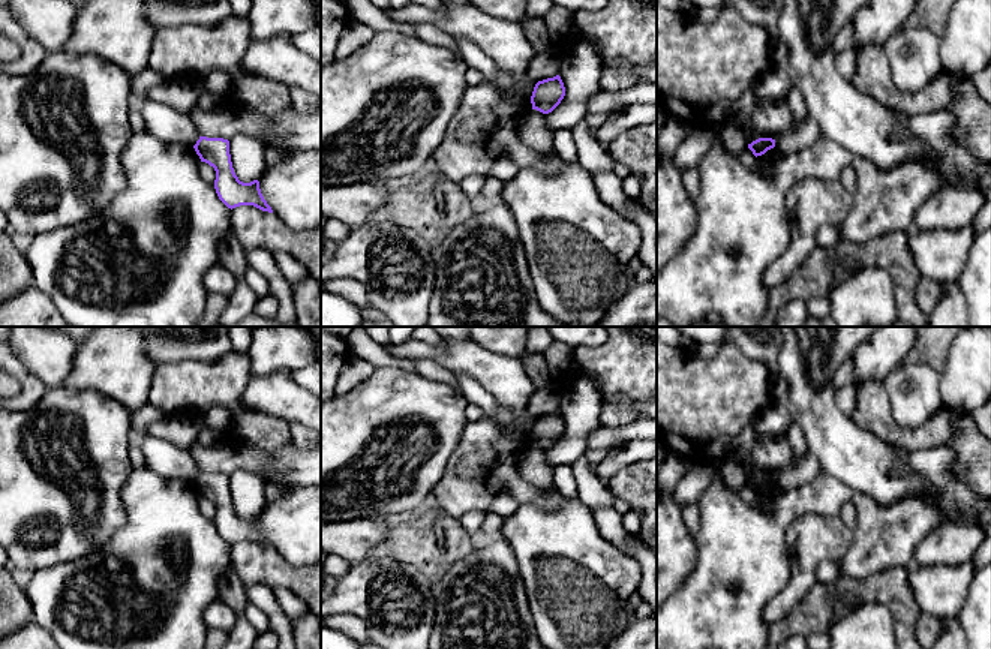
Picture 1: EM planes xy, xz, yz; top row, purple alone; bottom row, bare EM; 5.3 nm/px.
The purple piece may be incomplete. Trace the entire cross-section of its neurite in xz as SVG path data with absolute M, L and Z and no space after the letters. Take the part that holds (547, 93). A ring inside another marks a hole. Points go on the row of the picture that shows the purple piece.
M559 75L538 81L531 96L532 109L549 114L561 103L564 96L565 87Z

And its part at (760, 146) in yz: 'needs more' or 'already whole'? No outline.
already whole

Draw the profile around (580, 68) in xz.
M582 40L562 55L559 76L565 87L561 103L546 114L547 127L555 130L571 130L585 120L586 102L600 91L603 61L595 43Z

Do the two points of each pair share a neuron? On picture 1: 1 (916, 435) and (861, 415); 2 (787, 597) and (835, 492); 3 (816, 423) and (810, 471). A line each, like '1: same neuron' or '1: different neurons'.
1: same neuron
2: different neurons
3: different neurons

